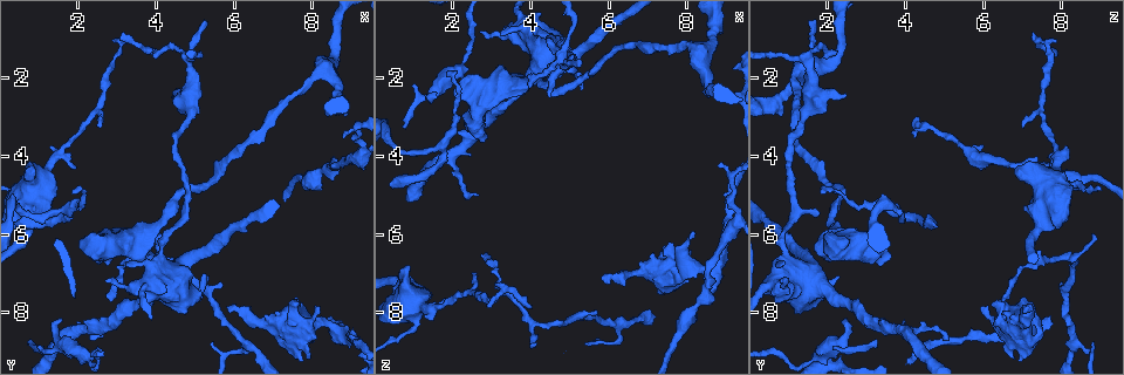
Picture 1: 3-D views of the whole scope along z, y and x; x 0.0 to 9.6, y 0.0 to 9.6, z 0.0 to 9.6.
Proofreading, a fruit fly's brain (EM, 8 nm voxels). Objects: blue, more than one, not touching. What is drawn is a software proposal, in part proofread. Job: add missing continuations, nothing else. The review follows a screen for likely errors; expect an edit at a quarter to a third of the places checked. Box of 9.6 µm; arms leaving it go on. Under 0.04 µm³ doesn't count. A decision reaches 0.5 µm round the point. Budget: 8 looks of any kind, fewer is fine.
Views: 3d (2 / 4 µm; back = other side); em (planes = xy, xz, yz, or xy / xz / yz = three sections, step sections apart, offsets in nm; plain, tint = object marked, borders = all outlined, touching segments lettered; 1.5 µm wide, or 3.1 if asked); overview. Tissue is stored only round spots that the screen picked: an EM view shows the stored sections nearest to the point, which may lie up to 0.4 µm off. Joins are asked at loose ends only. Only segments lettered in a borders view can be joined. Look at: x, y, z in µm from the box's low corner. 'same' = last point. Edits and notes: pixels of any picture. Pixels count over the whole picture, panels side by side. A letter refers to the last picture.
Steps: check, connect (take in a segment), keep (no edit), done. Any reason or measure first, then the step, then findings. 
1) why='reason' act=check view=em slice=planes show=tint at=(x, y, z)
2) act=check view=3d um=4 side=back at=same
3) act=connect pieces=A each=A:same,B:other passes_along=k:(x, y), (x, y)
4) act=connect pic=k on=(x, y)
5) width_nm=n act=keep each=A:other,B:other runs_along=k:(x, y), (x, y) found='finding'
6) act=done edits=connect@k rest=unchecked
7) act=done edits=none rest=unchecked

why='an open end' act=check view=em slice=planes show=borders at=(0.80, 8.70, 3.25)

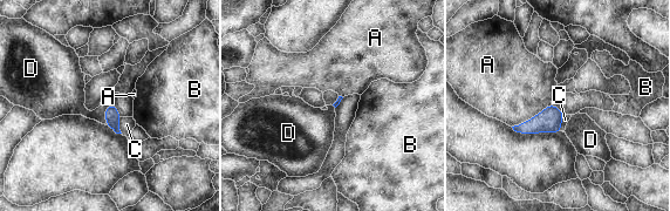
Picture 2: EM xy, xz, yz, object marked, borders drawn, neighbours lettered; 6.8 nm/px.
act=connect pic=2 on=(72, 100) each=A:other,B:other,C:other,D:same found='the neuron continues'

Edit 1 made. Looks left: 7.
why='redraw' act=check view=overview

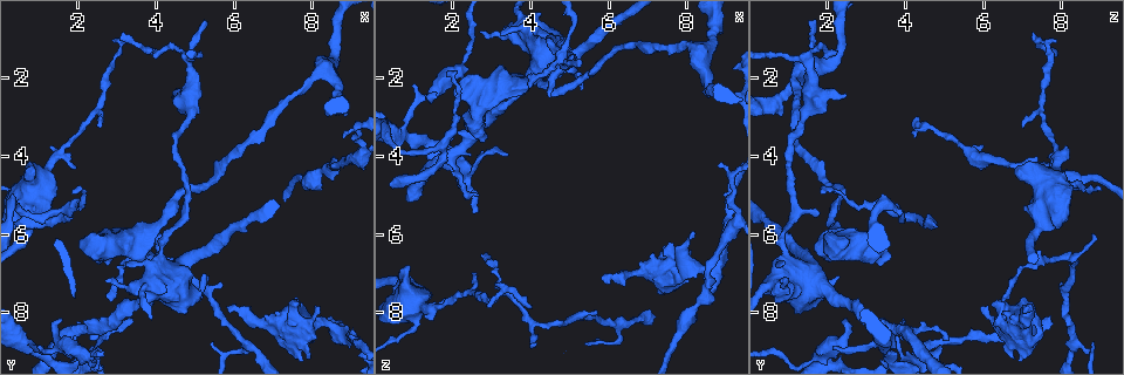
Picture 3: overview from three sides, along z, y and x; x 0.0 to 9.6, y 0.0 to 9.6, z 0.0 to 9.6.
why='tapers out' act=check view=3d um=4 at=(1.85, 5.00, 1.80)

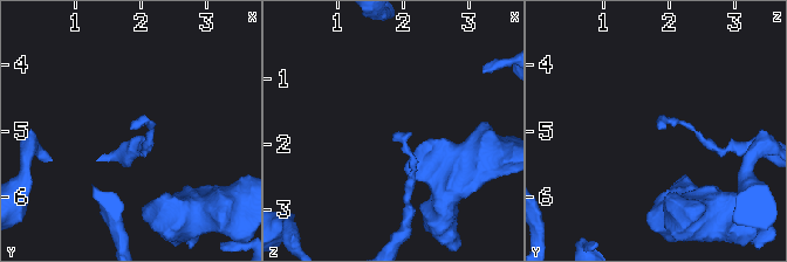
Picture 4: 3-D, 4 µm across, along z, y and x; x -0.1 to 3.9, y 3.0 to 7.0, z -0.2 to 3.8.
why='now the EM' act=check view=em slice=planes show=borders at=(1.85, 4.95, 1.85)

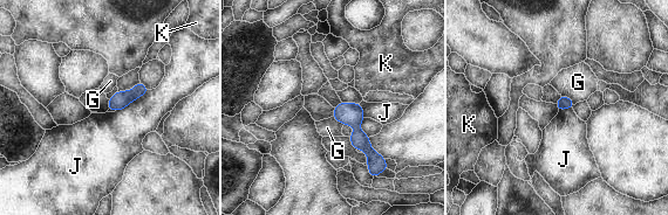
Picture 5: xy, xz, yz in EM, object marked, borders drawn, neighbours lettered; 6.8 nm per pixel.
width_nm=90 longest_contact=J:280nm act=keep each=G:other,J:other,K:other found='none of them fits'

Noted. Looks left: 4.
act=done edits=connect@2 rest=unchecked

